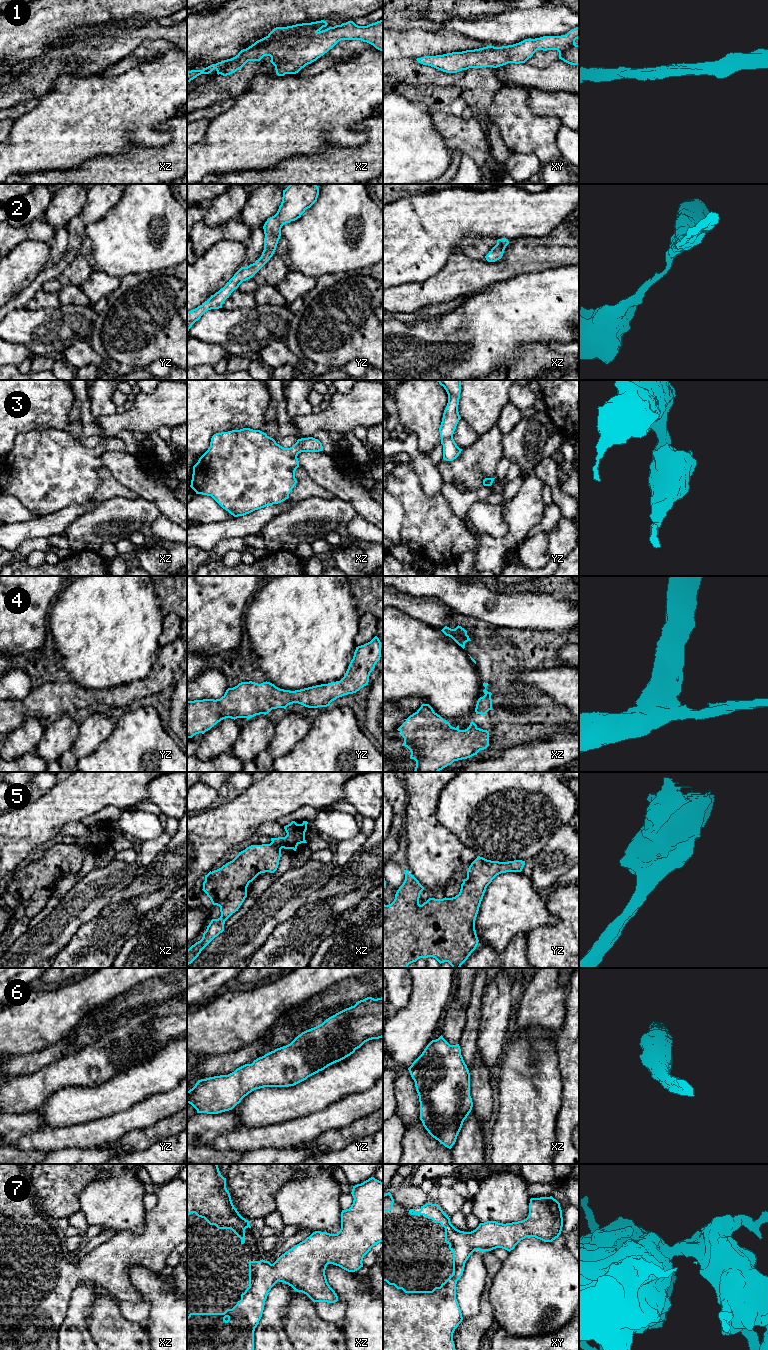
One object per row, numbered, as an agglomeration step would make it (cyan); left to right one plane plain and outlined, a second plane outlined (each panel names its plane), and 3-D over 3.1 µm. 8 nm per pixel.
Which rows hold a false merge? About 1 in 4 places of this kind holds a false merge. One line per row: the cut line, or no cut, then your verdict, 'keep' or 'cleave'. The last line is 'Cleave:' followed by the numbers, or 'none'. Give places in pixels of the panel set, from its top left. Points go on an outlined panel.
1: no cut; keep
2: no cut; keep
3: no cut; keep
4: no cut; keep
5: no cut; keep
6: no cut; keep
7: no cut; keep
Cleave: none

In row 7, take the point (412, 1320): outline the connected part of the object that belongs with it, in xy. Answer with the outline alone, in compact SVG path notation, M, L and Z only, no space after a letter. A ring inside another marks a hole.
M550 1197L531 1198L529 1215L526 1219L512 1223L487 1221L471 1231L456 1229L450 1218L437 1205L426 1203L420 1211L409 1210L411 1215L424 1215L434 1223L445 1228L445 1242L453 1252L453 1274L432 1291L406 1291L395 1283L383 1279L383 1350L456 1350L453 1333L462 1322L462 1313L456 1299L456 1284L461 1278L465 1263L470 1255L479 1250L482 1252L502 1248L511 1251L526 1237L535 1237L544 1242L552 1242L559 1237L563 1227L560 1203Z

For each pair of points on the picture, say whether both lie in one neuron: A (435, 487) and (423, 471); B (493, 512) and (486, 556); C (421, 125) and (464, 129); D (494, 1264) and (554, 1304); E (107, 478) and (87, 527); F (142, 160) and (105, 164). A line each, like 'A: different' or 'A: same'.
A: same
B: different
C: different
D: different
E: different
F: same

